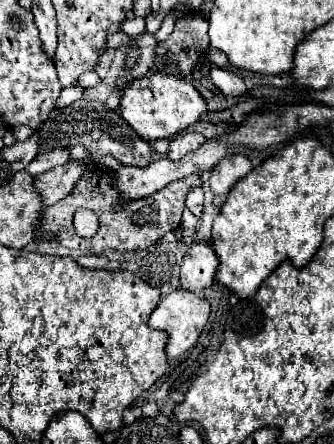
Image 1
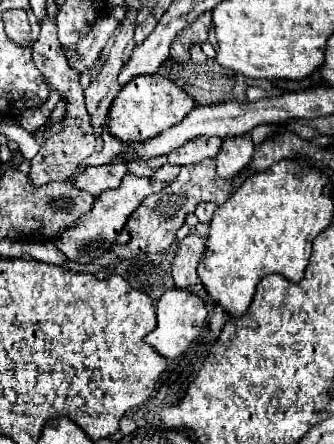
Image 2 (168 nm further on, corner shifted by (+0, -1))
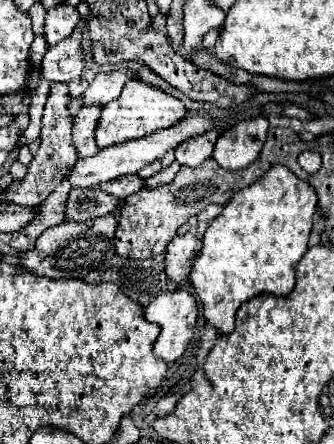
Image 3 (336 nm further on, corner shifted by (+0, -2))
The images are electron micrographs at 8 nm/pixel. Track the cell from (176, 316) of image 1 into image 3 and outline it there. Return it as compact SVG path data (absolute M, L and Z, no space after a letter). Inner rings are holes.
M176 289L176 291L168 291L168 293L160 293L146 309L144 309L144 317L150 321L150 323L156 323L160 325L160 335L154 343L154 355L164 359L166 363L168 361L176 361L184 355L192 335L194 335L194 325L196 325L196 319L198 319L198 305L194 301L194 297L188 293L188 291L182 291L182 289Z

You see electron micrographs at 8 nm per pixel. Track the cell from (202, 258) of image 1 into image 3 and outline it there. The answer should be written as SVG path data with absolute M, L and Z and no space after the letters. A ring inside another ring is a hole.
M192 233L186 235L176 235L168 247L166 247L166 275L174 283L182 283L188 280L191 264L196 253L200 251L202 241L194 237Z

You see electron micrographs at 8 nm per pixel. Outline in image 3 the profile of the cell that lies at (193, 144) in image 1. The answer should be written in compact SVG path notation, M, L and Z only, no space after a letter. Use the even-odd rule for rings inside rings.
M208 131L208 133L186 139L184 143L180 143L176 147L176 161L180 165L198 167L204 159L212 157L216 139L218 139L218 131Z

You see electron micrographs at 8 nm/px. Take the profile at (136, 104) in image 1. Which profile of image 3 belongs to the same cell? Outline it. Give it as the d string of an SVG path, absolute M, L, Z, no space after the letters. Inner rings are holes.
M132 79L124 85L122 95L116 101L102 107L102 113L100 113L100 119L98 119L98 125L96 125L96 133L94 133L96 145L100 149L104 149L104 147L110 147L110 145L116 145L116 143L140 139L140 137L146 137L154 131L176 125L176 121L180 121L182 117L186 117L186 109L184 109L184 103L180 99L166 95L158 87L152 87L152 85L146 85L138 79Z

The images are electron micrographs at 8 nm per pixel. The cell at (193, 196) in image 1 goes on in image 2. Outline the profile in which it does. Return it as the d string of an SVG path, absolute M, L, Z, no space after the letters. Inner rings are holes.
M202 202L202 204L198 204L196 206L196 218L200 220L200 222L210 222L210 218L212 218L212 214L214 214L214 210L216 210L216 204L208 204L208 202Z

